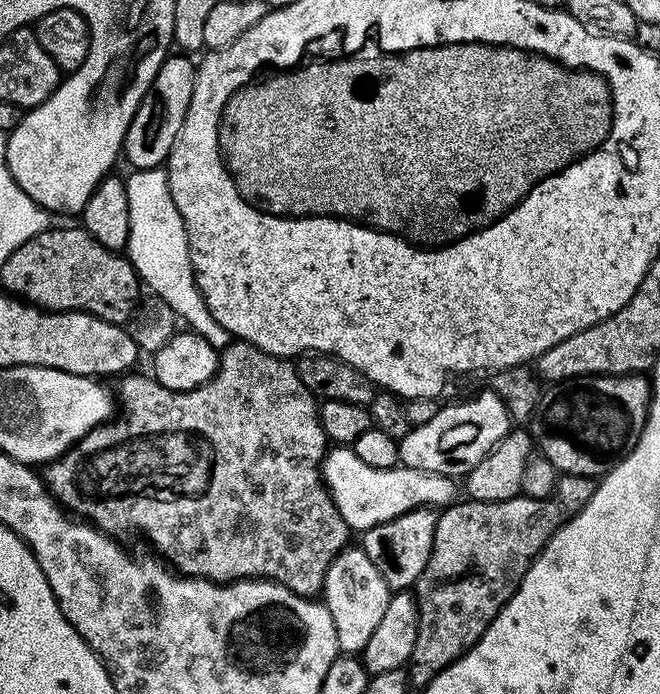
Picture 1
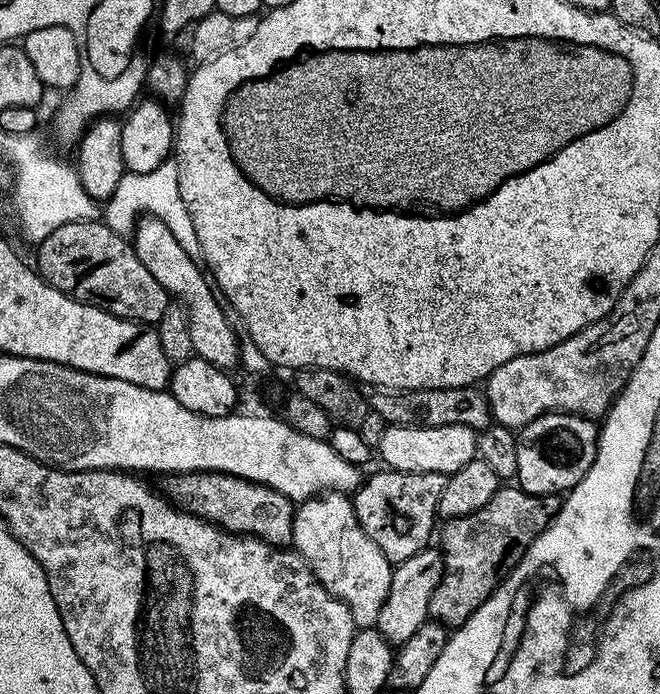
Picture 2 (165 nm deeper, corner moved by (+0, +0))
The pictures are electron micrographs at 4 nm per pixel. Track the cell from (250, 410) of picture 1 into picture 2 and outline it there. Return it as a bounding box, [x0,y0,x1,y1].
[184,472,294,546]

